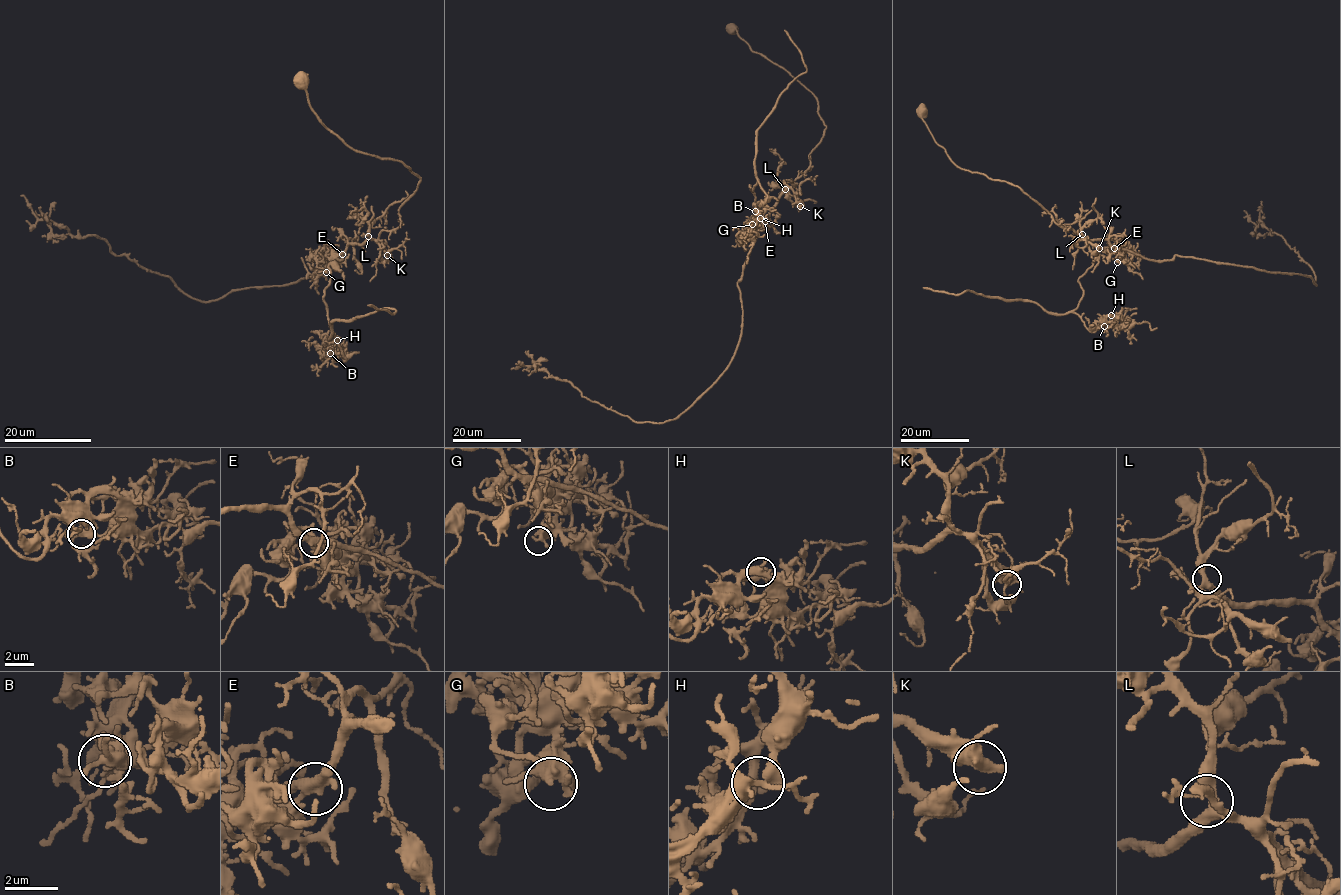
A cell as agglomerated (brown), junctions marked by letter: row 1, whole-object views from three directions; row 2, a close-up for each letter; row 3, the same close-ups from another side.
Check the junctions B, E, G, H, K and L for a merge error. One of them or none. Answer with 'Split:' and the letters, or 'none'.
Split: E

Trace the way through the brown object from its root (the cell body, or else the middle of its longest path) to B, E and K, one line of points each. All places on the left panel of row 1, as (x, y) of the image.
B: (302, 80), (328, 129), (420, 178), (397, 228), (335, 252), (323, 301), (345, 359), (336, 341), (330, 353)
E: (302, 80), (328, 129), (420, 178), (397, 228), (342, 254)
K: (302, 80), (328, 129), (420, 178), (400, 224), (379, 234), (387, 255)

